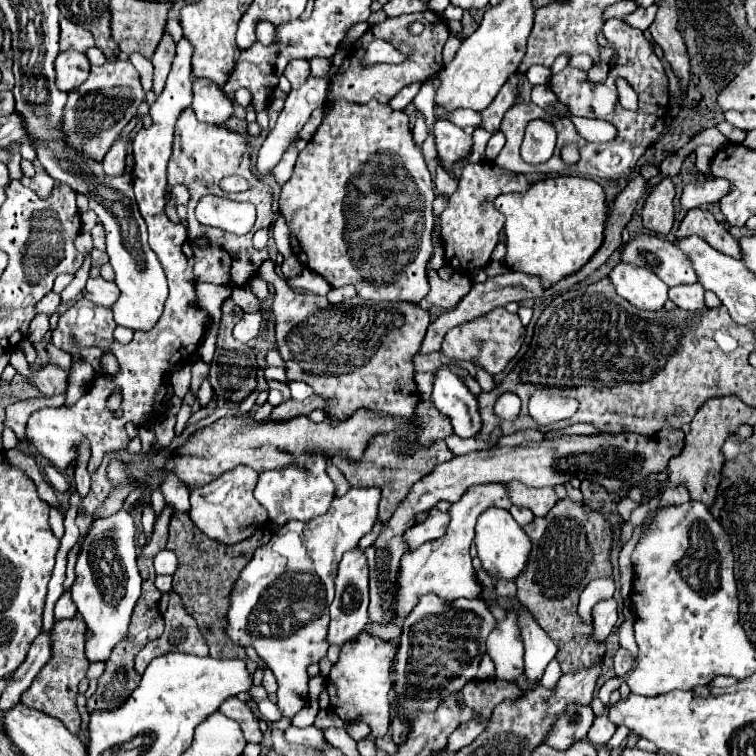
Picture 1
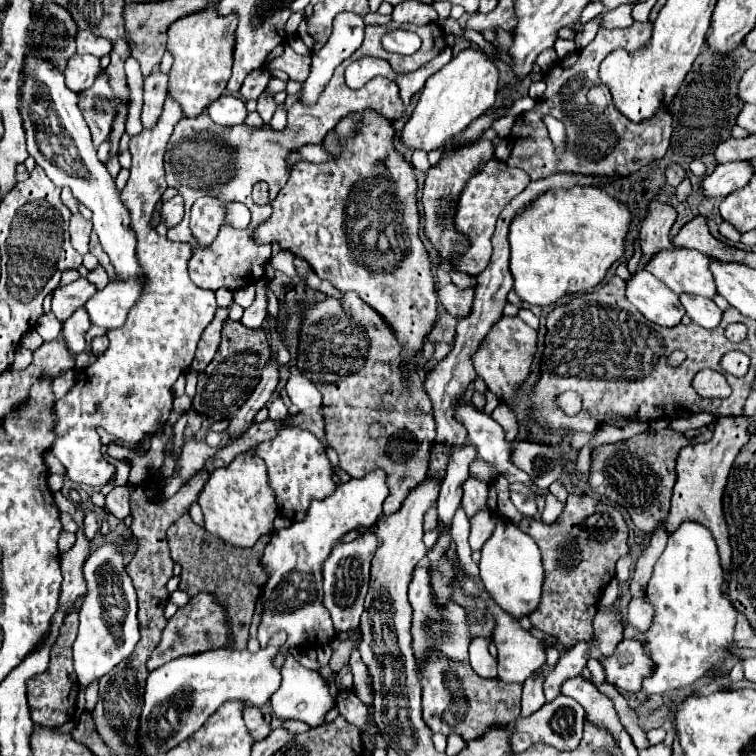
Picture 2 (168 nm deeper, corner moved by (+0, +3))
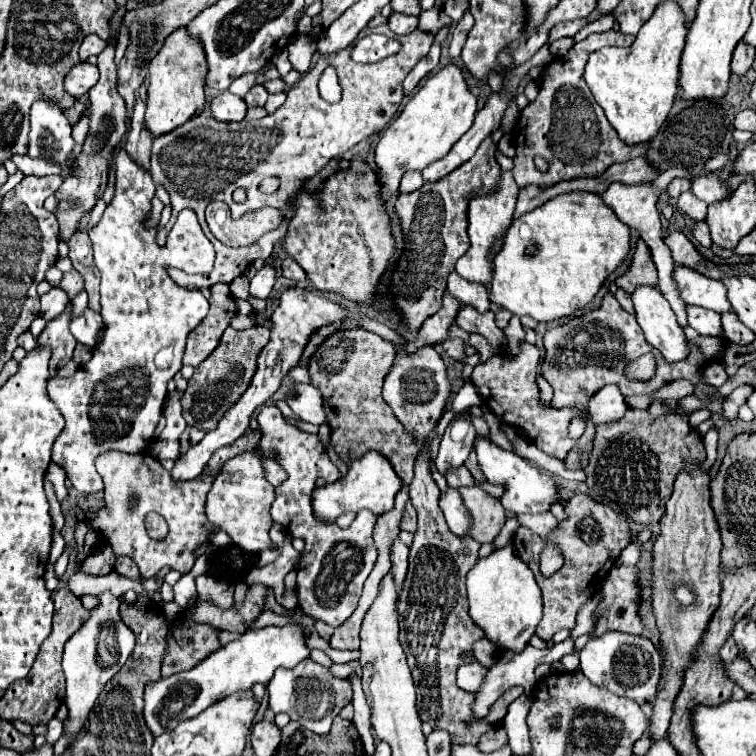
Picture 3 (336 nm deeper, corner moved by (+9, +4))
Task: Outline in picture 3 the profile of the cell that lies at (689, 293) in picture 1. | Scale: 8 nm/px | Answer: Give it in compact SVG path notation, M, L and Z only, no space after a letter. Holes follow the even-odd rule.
M689 306L689 326L695 328L703 336L723 336L721 316L717 312L709 312L705 308Z

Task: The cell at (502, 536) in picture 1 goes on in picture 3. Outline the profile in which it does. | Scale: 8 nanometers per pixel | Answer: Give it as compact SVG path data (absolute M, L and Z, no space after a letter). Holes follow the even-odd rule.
M513 546L495 550L491 556L481 558L477 566L467 574L467 594L469 594L469 616L485 632L485 638L497 648L523 652L529 644L535 628L541 620L541 590L533 578L529 566L517 560Z

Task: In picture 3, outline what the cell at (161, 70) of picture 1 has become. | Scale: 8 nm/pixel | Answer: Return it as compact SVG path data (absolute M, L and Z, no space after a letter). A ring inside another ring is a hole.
M137 98L137 104L135 104L133 116L131 116L131 132L127 134L125 150L135 164L149 170L149 154L151 154L153 140L149 140L149 132L145 132L143 116L145 116L145 102L141 102Z

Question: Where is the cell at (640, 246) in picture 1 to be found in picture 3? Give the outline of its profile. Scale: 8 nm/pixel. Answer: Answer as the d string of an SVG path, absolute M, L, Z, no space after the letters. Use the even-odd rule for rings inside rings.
M677 266L677 286L681 288L681 298L687 304L703 306L719 314L733 312L727 300L727 288L717 280L709 280L699 272L689 272L689 268Z

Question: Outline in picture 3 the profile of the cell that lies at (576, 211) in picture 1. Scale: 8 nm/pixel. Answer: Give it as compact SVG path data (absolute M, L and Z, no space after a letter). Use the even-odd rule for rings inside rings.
M591 192L559 194L559 196L551 198L551 200L547 200L543 206L539 206L539 208L535 208L535 210L531 210L531 212L519 216L519 218L515 218L513 224L509 226L507 236L505 236L505 244L503 244L503 250L501 250L501 252L495 256L495 260L493 260L493 264L495 264L495 278L493 278L493 282L491 282L489 300L491 300L493 304L497 304L497 306L501 306L501 308L505 308L505 310L509 310L509 312L513 312L515 316L531 316L535 322L555 322L555 320L573 316L573 312L575 312L577 308L583 308L583 306L587 306L587 304L593 302L593 298L597 296L597 292L599 292L599 288L603 286L603 282L607 280L607 276L609 276L611 272L615 272L615 270L623 264L625 256L627 256L629 250L631 250L629 240L631 240L629 226L627 226L627 224L621 224L621 220L617 220L617 216L613 216L613 212L609 212L609 208L605 208L605 204L601 204L601 198L599 198L597 194L591 194ZM529 248L533 248L535 252L527 254Z

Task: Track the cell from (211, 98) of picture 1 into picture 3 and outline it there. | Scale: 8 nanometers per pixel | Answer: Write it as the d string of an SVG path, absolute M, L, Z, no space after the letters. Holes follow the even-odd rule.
M221 92L217 98L213 98L211 110L213 116L221 122L241 122L247 114L247 104L243 98L231 92Z

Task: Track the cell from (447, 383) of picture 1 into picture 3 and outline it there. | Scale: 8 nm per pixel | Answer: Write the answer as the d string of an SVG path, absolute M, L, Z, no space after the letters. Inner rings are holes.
M477 438L475 450L477 450L479 466L481 466L487 482L505 484L505 494L501 498L503 508L507 508L515 514L539 514L539 512L547 512L551 508L551 504L561 500L557 482L549 474L541 472L539 468L535 468L533 464L523 460L521 456L503 450L501 446L489 442L487 438Z

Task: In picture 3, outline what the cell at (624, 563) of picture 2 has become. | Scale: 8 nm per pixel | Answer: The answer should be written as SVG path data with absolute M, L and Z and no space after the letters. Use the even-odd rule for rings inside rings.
M631 542L631 544L621 552L619 560L621 560L623 564L633 566L633 564L639 562L639 554L641 554L641 544L639 544L639 542Z

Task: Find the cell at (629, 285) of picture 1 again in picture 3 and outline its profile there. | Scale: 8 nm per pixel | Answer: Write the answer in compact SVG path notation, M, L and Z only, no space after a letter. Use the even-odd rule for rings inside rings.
M641 286L631 298L645 340L661 352L665 362L685 360L689 356L685 332L677 324L677 318L673 316L673 310L661 292L657 292L657 288Z

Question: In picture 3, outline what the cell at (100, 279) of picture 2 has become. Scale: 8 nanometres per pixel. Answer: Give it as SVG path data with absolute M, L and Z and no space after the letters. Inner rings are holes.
M71 270L71 272L63 274L63 278L61 278L61 282L59 282L59 288L65 290L69 298L75 298L77 292L83 290L83 278L79 276L79 272Z

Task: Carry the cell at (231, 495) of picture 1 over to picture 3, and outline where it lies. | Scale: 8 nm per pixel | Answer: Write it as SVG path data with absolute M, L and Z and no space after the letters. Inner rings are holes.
M243 452L227 460L215 478L215 484L207 496L207 518L227 532L235 546L245 552L257 554L261 550L275 550L275 544L269 538L271 520L271 502L275 500L275 488L265 480L263 466L259 458L251 452Z

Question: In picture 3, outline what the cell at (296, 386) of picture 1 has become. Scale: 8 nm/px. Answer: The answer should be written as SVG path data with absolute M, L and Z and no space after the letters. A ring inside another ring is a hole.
M297 384L295 392L287 396L287 404L291 406L293 414L309 424L315 426L327 426L327 416L323 410L323 400L321 400L321 392L311 386L311 384Z

